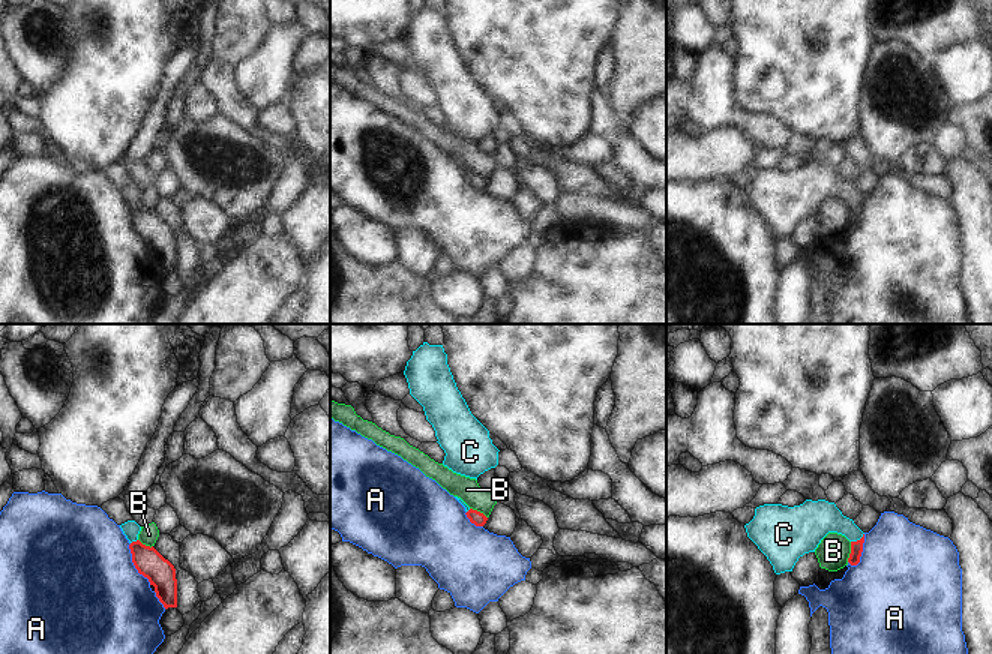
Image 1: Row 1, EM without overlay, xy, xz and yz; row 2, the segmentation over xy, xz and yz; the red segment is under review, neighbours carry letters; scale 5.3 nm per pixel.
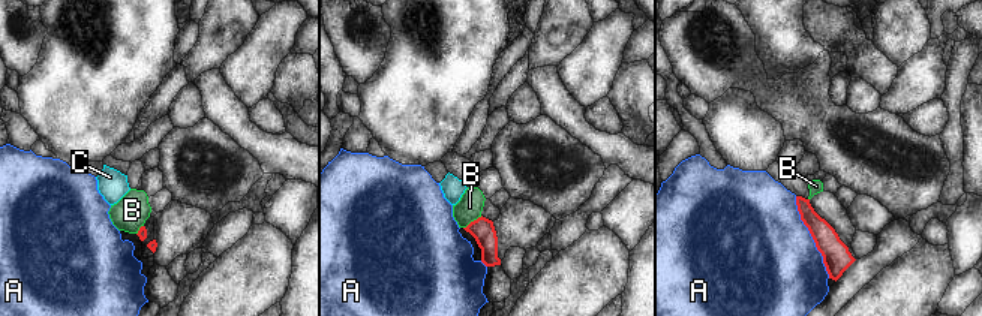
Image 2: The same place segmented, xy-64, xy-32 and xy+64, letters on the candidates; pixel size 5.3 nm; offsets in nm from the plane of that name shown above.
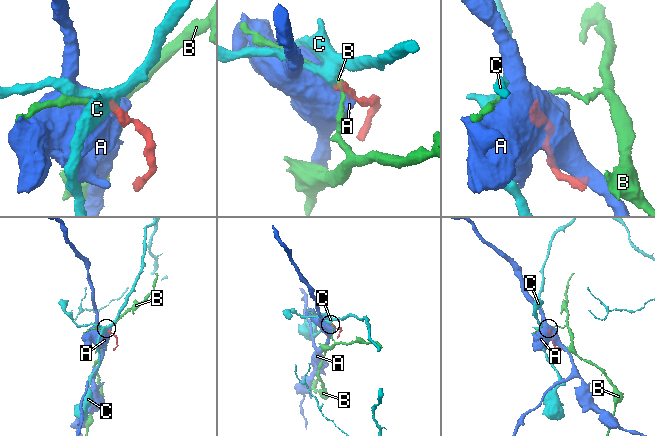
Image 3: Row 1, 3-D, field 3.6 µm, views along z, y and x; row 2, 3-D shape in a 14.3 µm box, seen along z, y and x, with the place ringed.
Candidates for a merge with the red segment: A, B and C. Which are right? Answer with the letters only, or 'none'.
C

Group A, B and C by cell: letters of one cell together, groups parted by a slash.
A / B / C

